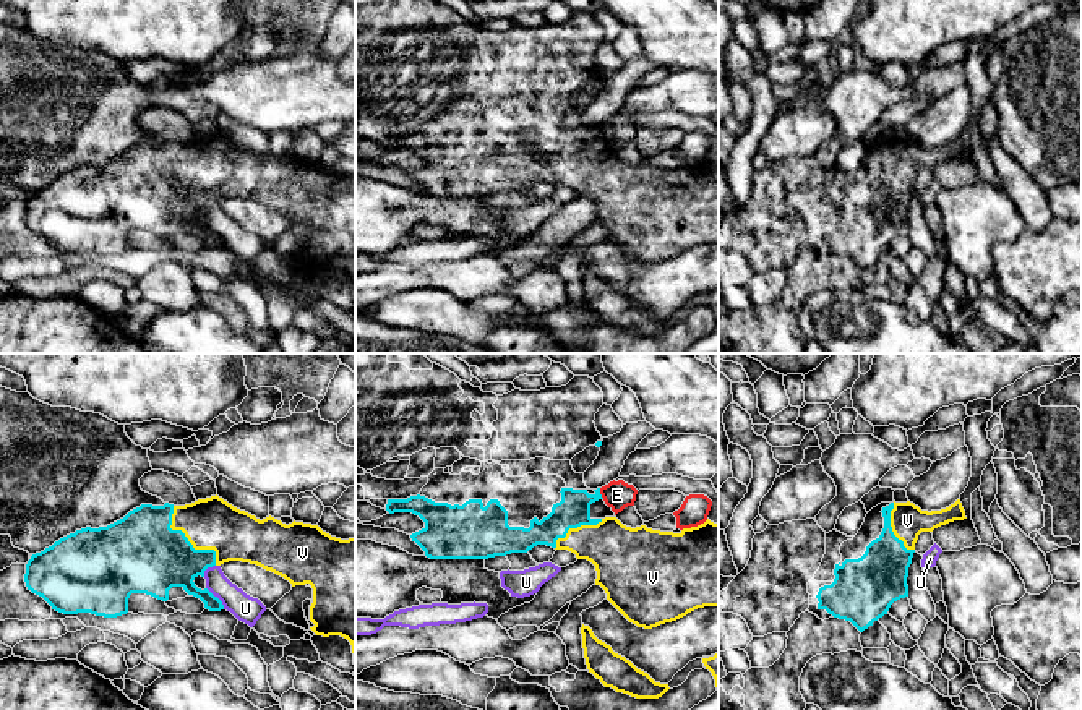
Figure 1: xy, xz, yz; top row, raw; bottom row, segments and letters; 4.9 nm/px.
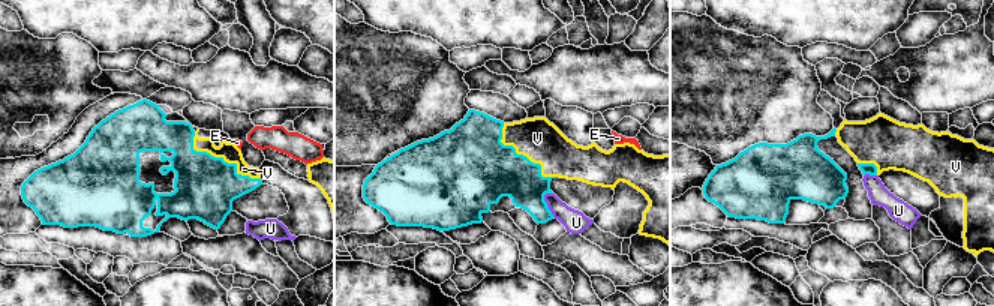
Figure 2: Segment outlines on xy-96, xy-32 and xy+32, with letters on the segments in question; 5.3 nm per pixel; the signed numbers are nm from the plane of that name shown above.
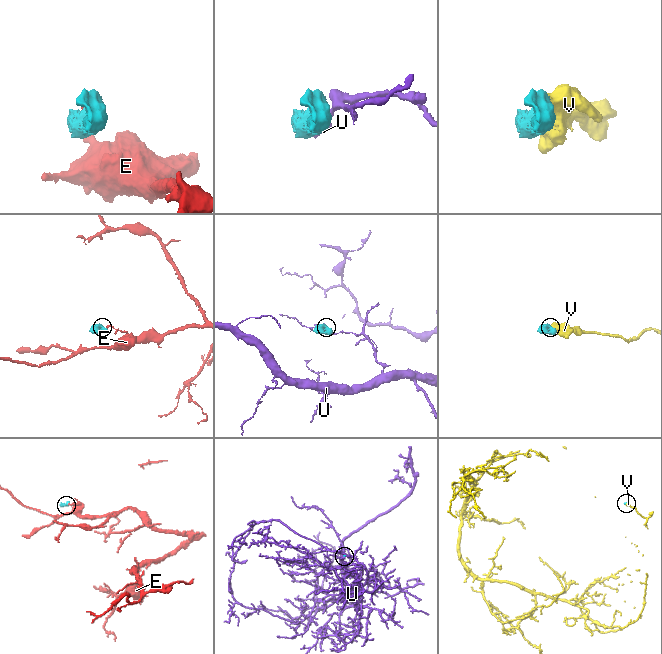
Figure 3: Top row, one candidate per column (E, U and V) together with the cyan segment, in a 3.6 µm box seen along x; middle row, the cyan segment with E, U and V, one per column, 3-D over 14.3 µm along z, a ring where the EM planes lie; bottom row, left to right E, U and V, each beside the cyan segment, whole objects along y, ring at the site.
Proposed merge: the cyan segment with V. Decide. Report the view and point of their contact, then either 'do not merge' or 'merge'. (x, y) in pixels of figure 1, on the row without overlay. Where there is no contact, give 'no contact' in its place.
contact xy (187, 177); merge

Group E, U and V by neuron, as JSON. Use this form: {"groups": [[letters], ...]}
{"groups": [["E"], ["U"], ["V"]]}

